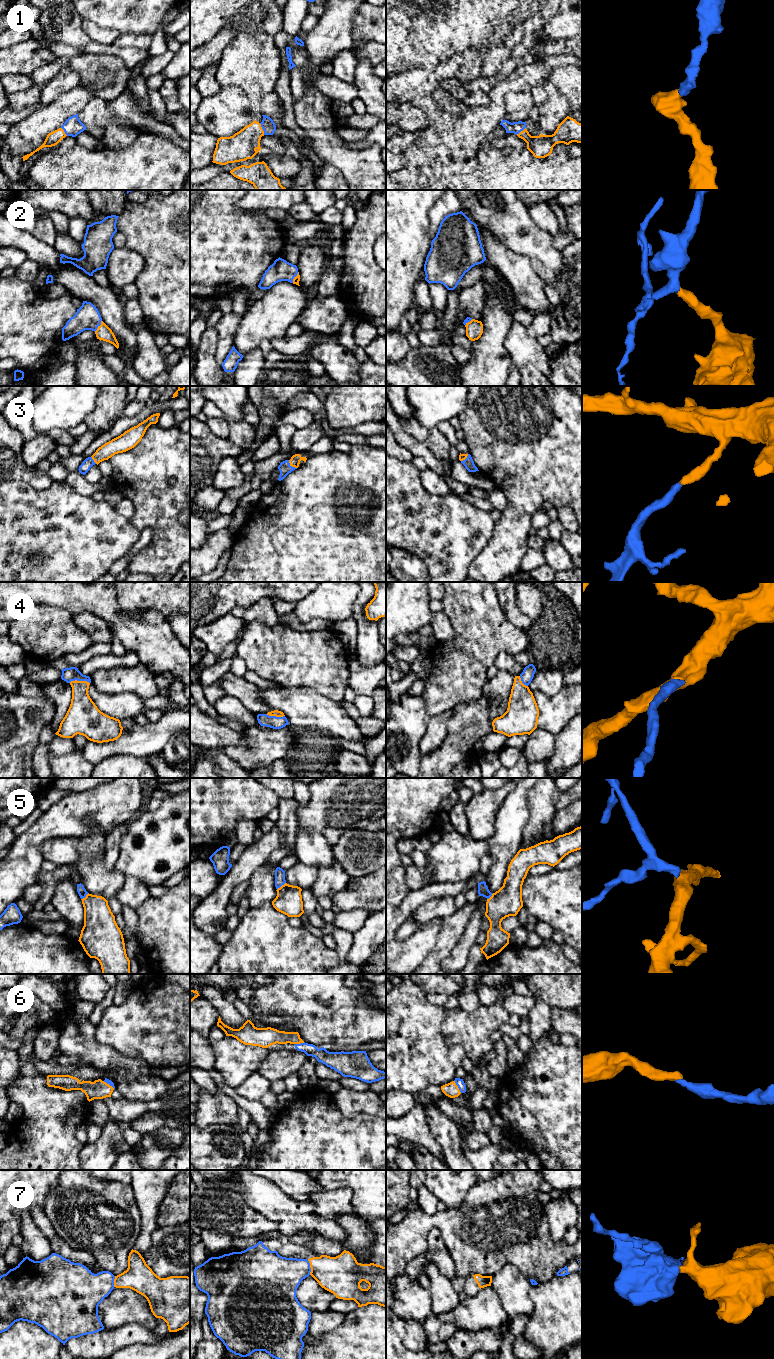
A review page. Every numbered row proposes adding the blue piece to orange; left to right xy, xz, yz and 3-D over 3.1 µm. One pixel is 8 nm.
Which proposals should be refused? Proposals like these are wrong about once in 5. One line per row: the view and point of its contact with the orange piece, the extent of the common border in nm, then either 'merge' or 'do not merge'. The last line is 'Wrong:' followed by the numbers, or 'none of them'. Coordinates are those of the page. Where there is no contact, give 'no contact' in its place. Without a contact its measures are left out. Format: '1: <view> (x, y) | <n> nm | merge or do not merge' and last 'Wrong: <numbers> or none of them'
1: xz (262, 129) | 100 nm | merge
2: xy (98, 326) | 110 nm | merge
3: xz (291, 465) | 100 nm | merge
4: xy (79, 681) | 170 nm | merge
5: xz (282, 885) | 90 nm | merge
6: yz (457, 1086) | 120 nm | merge
7: xz (310, 1267) | 120 nm | do not merge
Wrong: 7

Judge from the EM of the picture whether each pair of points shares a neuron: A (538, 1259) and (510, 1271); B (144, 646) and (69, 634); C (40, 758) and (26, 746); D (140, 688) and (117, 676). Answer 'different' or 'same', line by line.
A: different
B: different
C: different
D: same

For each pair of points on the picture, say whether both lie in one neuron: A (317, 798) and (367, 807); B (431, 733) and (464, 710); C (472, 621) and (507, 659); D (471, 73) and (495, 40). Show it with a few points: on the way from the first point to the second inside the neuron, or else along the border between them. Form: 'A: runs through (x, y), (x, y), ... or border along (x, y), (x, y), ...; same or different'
A: runs through (329, 798), (355, 799); same
B: border along (451, 711), (448, 732), (442, 744); different
C: border along (513, 655), (507, 652), (500, 652), (493, 663); different
D: border along (471, 47), (481, 60), (482, 74); different

